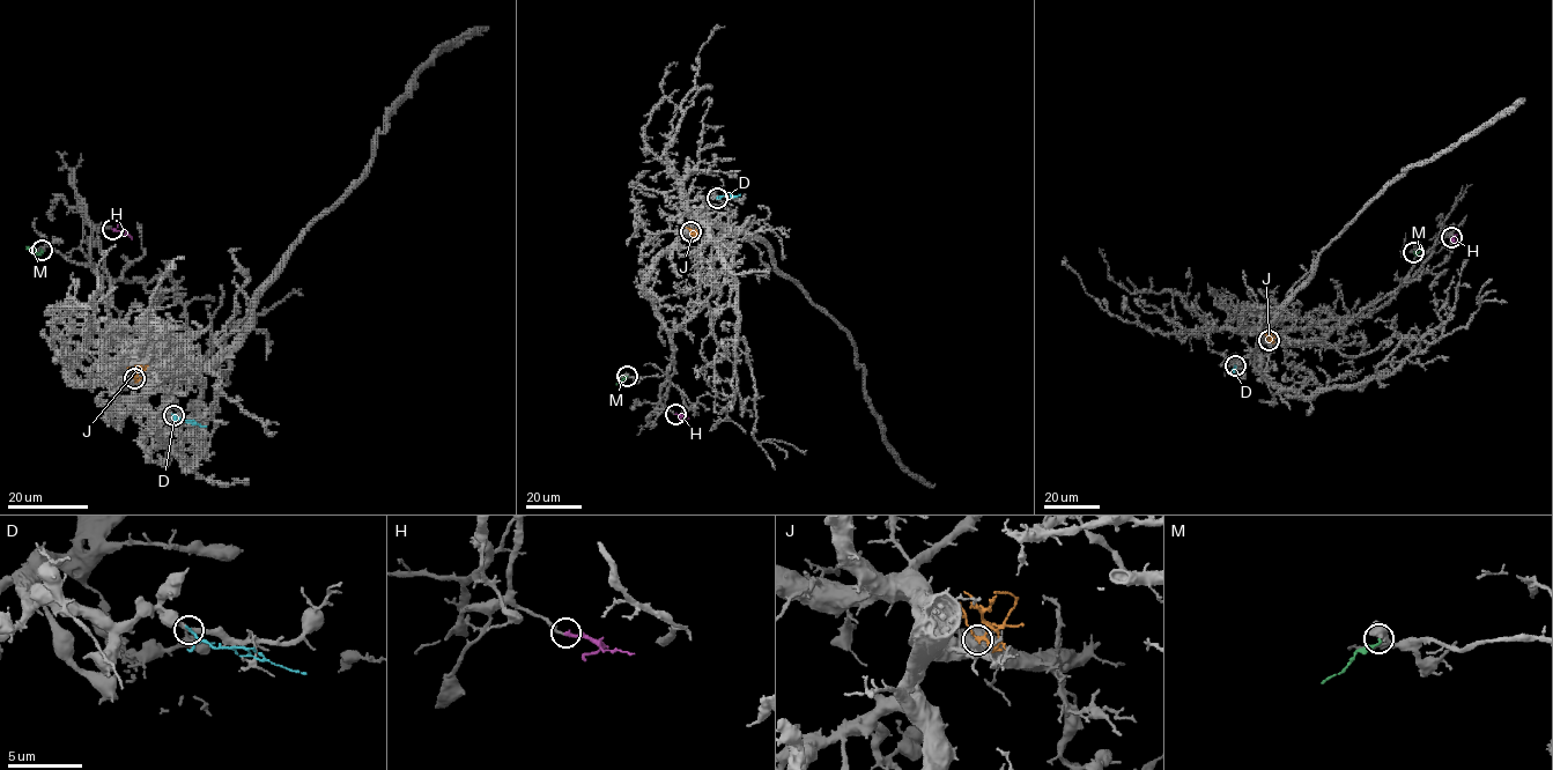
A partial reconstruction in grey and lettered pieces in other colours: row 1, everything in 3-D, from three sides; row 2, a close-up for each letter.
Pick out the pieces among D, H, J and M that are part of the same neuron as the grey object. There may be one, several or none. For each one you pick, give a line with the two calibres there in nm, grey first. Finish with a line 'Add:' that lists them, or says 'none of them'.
H: 240 nm thick on the grey side, 240 nm on the other
J: 700 nm thick on the grey side, 170 nm on the other
Add: H, J

